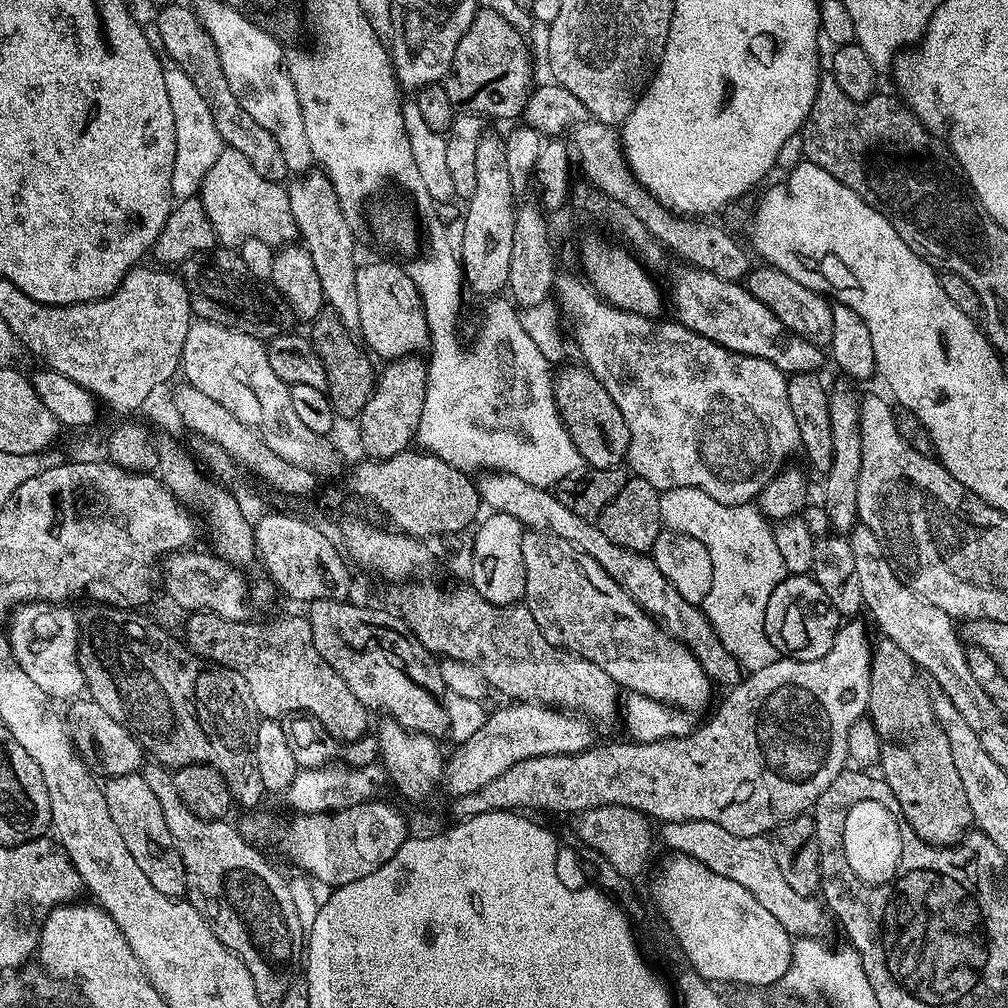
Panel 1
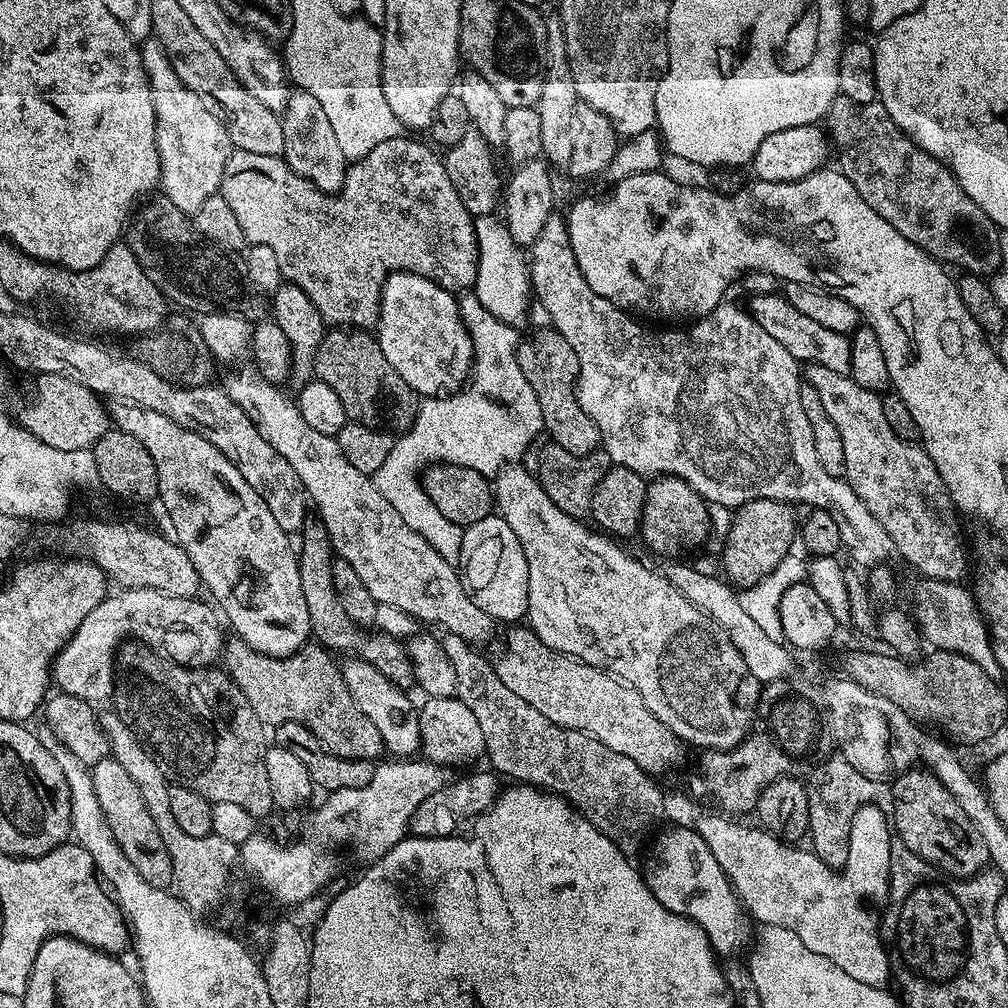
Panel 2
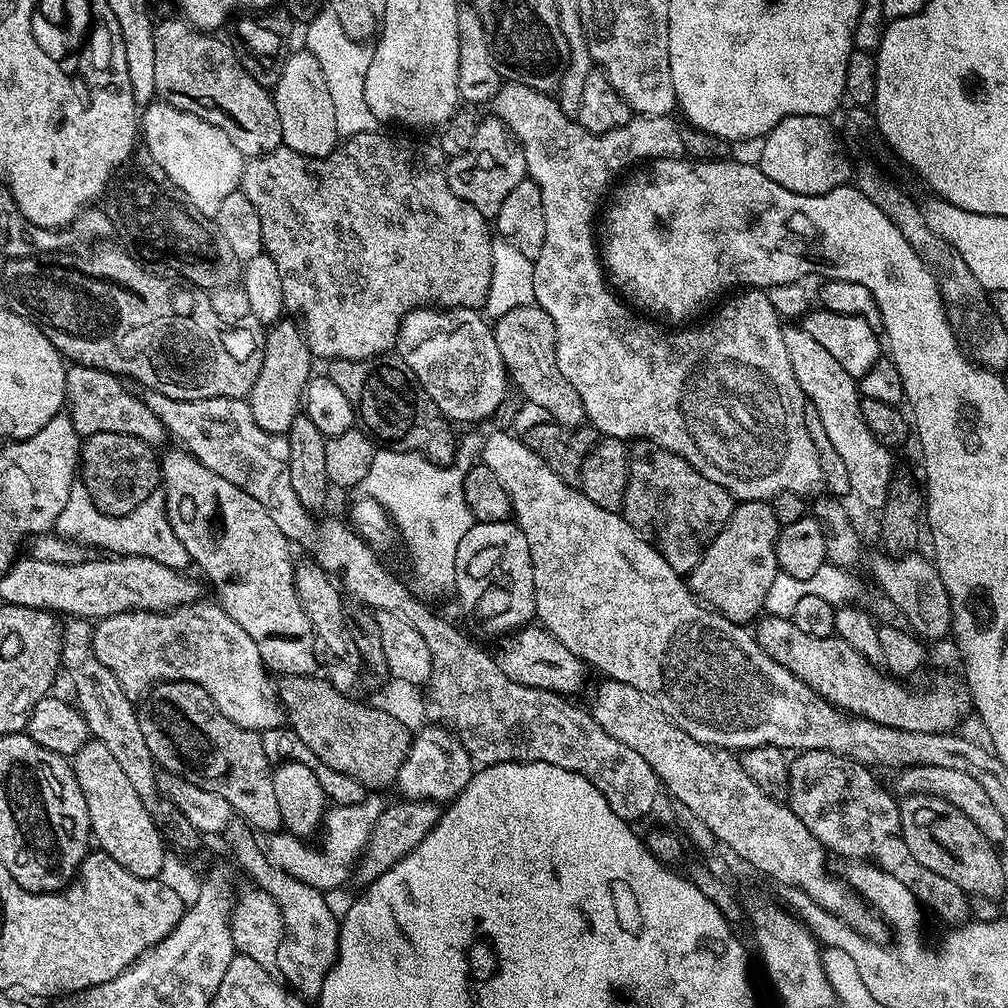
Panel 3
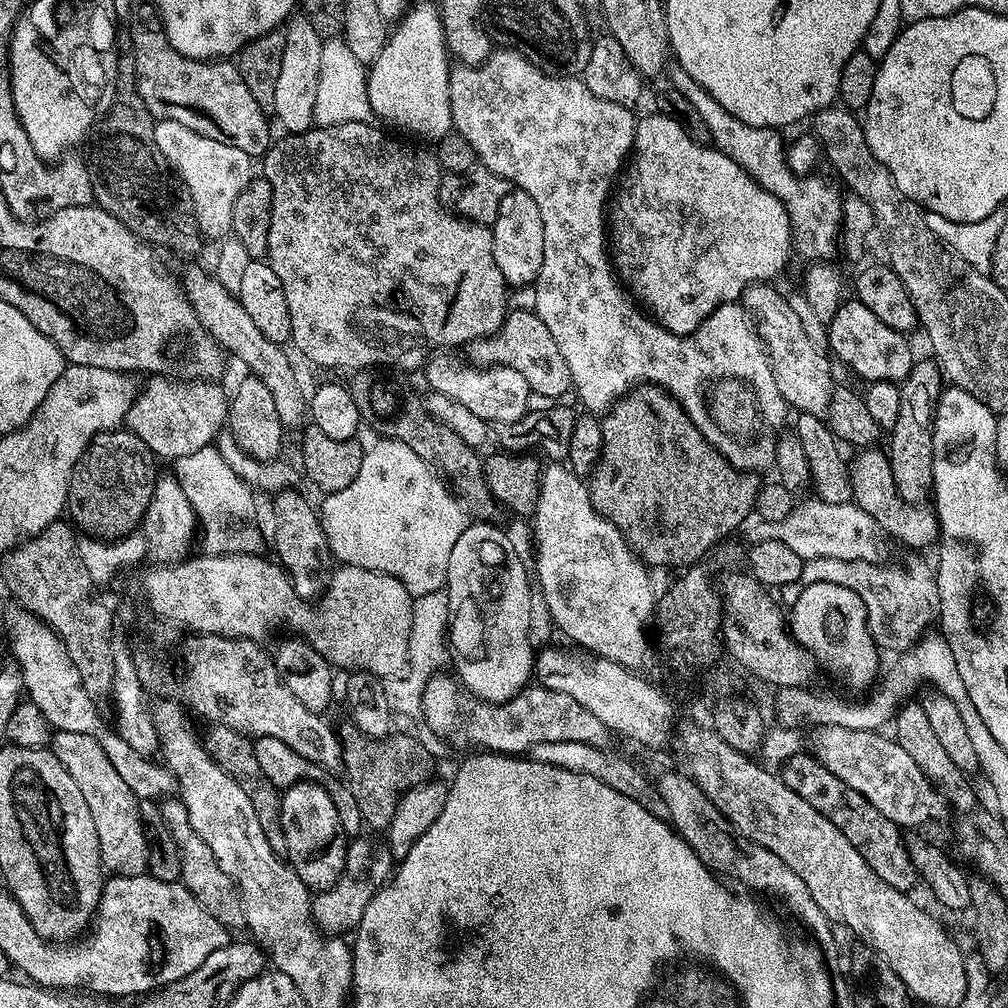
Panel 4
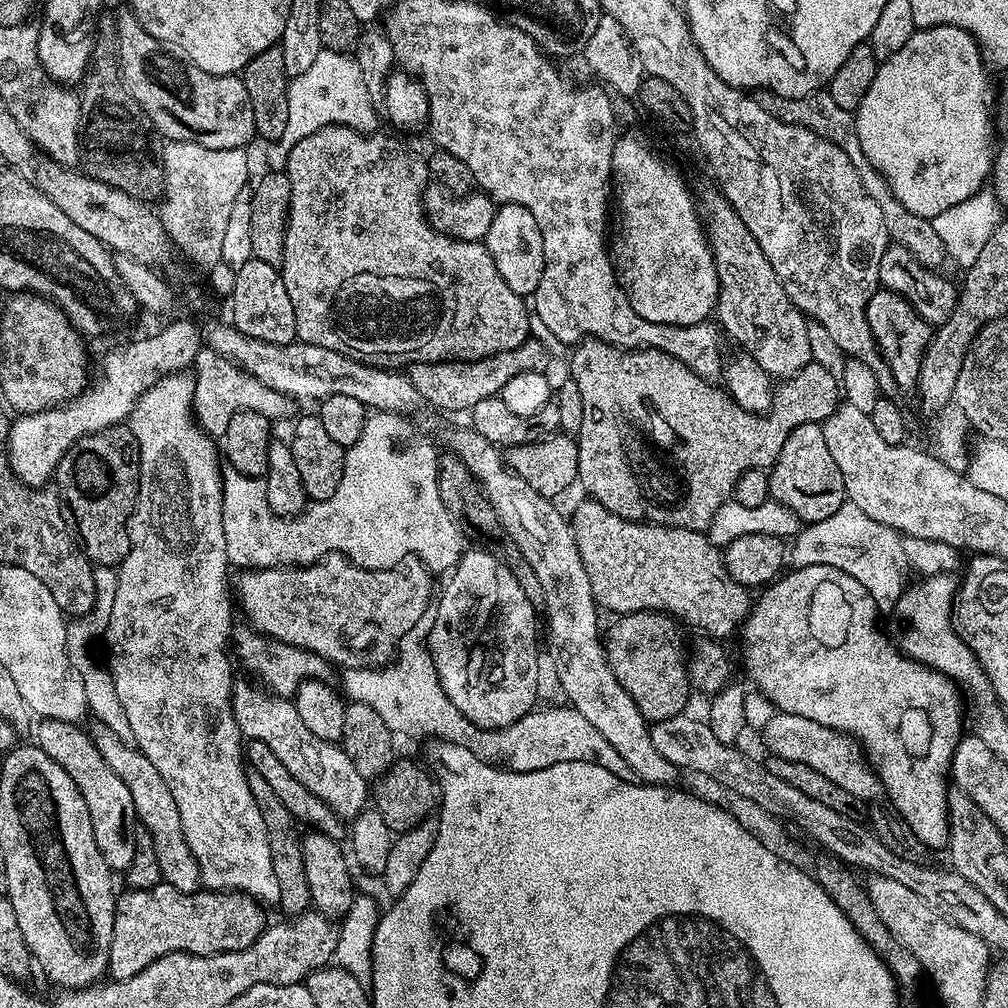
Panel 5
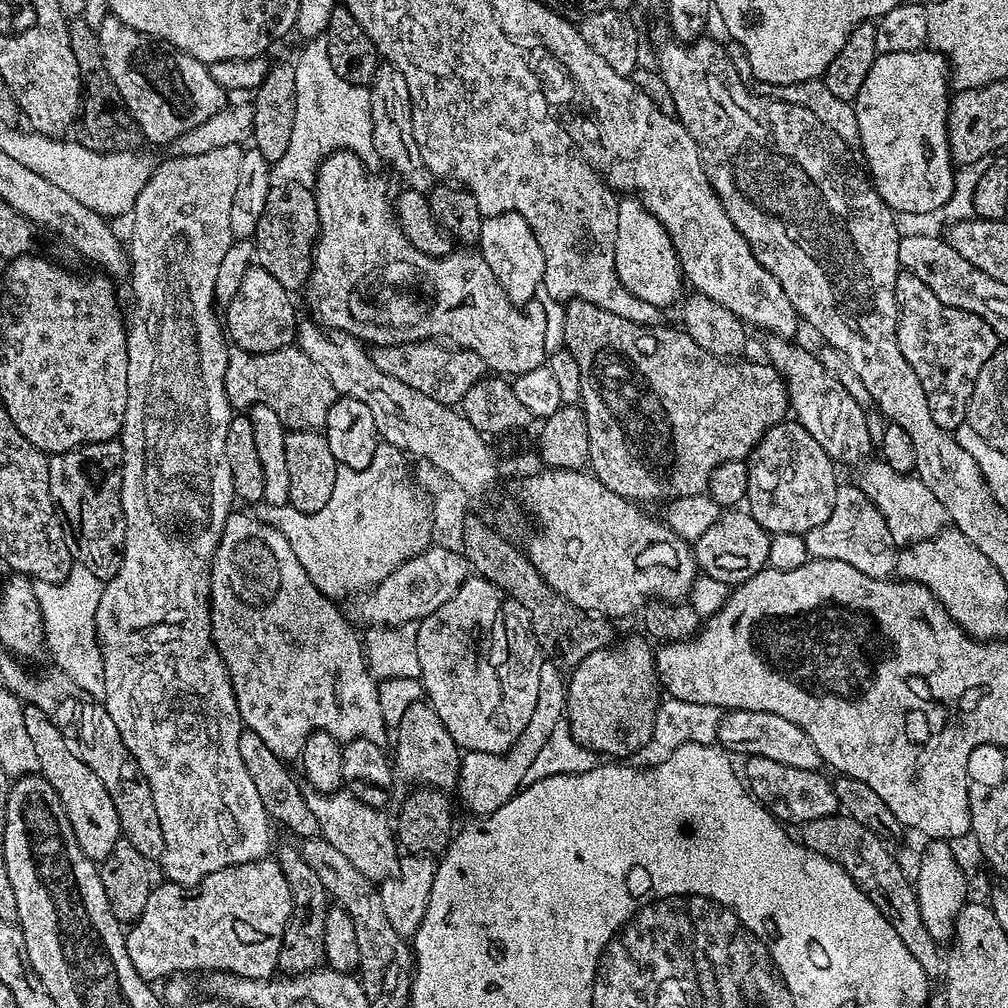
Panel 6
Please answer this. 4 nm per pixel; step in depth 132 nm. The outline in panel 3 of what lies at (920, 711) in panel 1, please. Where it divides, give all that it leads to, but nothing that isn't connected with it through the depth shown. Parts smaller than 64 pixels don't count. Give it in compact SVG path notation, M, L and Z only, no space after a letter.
M908 794L899 801L901 834L910 854L926 870L950 878L954 886L963 888L972 896L985 896L991 900L1000 898L1006 888L1002 878L1001 853L997 845L988 841L986 834L950 802L927 794Z

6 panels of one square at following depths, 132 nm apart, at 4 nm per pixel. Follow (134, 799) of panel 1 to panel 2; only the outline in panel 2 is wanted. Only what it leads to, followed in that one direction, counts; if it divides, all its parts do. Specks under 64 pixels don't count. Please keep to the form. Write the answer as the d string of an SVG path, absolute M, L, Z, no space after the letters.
M111 758L91 765L94 782L94 798L98 798L98 806L102 806L102 814L106 818L106 826L110 826L110 834L114 842L130 858L130 866L138 870L138 874L150 886L167 889L173 883L170 854L166 854L166 846L158 835L158 826L154 826L154 818L150 818L150 810L146 810L146 802L138 785L126 774L126 769Z

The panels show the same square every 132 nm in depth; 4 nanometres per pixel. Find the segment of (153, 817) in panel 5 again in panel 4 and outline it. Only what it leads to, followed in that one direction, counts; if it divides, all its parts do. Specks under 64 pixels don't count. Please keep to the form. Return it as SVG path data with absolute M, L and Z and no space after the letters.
M178 798L161 799L159 806L162 810L162 818L180 851L179 883L183 884L186 890L190 890L190 894L194 894L196 901L210 914L214 914L214 918L218 918L218 922L222 922L230 930L243 929L246 923L244 921L244 902L240 898L240 891L230 878L230 874L226 874L226 870L222 870L222 866L218 866L218 858L214 858L210 846L206 846L206 842L202 842L198 830L194 830L194 826L190 826L190 814L186 814L186 806Z

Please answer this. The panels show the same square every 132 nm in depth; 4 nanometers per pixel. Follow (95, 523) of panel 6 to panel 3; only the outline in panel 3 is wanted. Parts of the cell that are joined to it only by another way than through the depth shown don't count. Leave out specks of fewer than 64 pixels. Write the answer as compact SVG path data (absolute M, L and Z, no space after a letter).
M99 432L83 441L79 456L78 476L85 490L90 494L93 509L99 515L125 516L130 514L130 510L138 510L138 506L142 506L142 502L146 502L146 498L150 498L150 494L157 491L162 480L162 473L160 460L152 452L155 452L153 445L126 434Z

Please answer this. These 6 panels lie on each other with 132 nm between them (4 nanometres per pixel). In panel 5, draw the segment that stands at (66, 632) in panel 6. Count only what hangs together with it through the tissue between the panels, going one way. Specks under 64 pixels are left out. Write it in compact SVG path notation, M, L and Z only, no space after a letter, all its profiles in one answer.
M96 566L93 567L92 573L94 574L96 601L85 616L73 619L69 623L68 653L73 666L82 678L82 690L86 690L89 713L93 717L96 715L95 719L99 723L110 726L110 730L114 730L114 734L127 737L130 733L130 722L126 722L126 710L122 710L122 702L118 702L118 690L114 690L114 678L108 673L108 669L103 663L96 664L96 656L92 653L92 643L103 637L110 622L110 606L114 606L117 569L112 566Z

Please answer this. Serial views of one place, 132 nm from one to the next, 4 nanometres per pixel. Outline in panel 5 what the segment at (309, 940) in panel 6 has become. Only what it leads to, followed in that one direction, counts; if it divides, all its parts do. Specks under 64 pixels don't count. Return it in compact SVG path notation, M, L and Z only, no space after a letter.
M254 771L248 772L248 785L250 794L254 794L254 802L262 814L262 826L266 826L266 843L270 845L270 863L274 865L274 878L278 878L278 908L285 912L288 918L300 916L313 907L310 898L310 886L306 886L306 868L302 862L300 849L301 833L296 833L298 821L282 806L278 794L266 783L262 774Z

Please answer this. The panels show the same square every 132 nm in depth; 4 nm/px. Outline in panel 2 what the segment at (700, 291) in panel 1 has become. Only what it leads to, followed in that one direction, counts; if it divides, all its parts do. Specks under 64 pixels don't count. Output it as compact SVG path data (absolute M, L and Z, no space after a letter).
M771 292L753 296L747 302L749 303L746 304L747 311L751 312L758 322L758 326L762 326L762 330L766 330L766 334L770 334L770 338L782 342L782 346L786 346L786 350L790 350L790 354L795 360L801 361L805 365L826 366L826 370L838 370L838 374L848 375L852 357L852 341L845 333L830 330L826 326L822 326L822 322L814 322L814 318L806 318L806 314L802 314L802 310L794 310L794 306L784 294Z

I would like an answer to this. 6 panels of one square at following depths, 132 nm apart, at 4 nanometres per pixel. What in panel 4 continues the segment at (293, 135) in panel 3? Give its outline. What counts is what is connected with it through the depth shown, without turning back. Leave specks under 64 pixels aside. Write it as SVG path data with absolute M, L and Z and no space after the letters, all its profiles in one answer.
M296 14L286 24L286 50L282 53L282 74L274 86L274 106L271 111L280 119L288 134L308 131L314 124L314 98L318 98L318 74L322 66L324 40L310 26L303 14Z

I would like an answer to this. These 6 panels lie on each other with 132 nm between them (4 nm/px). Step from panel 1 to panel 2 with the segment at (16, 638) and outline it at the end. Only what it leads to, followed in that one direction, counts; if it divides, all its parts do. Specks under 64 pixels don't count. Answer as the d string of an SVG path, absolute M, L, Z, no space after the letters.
M149 588L113 591L82 618L76 633L57 652L50 669L55 687L57 684L60 687L57 689L65 696L77 696L89 702L107 701L114 687L114 653L127 640L155 648L187 668L215 665L224 651L226 635L217 609L208 604L203 604L200 598L167 596L162 590Z

